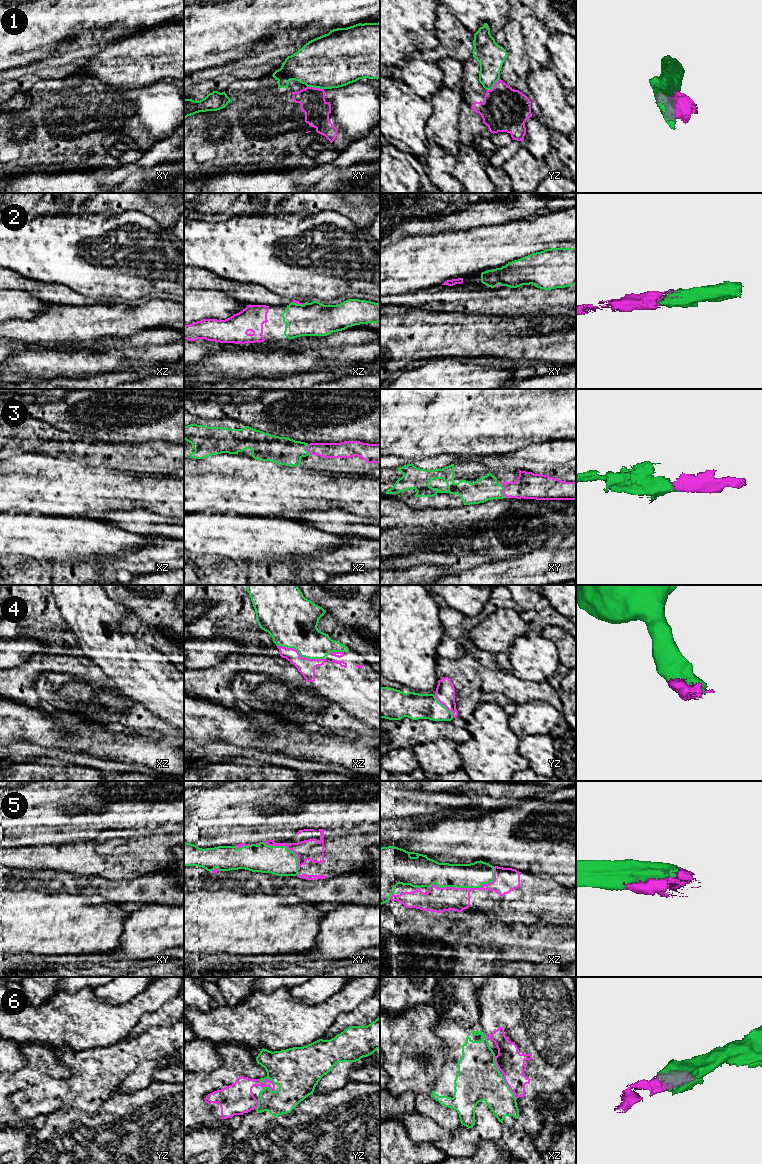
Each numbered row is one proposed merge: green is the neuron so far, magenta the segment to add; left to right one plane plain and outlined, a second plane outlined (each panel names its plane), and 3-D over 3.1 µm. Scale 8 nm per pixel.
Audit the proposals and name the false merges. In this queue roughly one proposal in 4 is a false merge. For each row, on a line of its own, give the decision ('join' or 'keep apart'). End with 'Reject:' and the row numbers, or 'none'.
1: keep apart
2: join
3: join
4: join
5: join
6: keep apart
Reject: 1, 6

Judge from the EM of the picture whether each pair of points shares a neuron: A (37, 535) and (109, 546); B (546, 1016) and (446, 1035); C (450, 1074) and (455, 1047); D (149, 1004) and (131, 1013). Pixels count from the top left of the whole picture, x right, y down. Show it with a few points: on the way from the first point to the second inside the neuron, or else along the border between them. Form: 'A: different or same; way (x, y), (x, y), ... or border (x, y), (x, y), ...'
A: same; way (55, 538), (91, 540)
B: different; border (479, 1016), (479, 1021), (485, 1031)
C: same; way (457, 1067), (457, 1054)
D: same; way (145, 1004), (141, 1004), (135, 1009)

